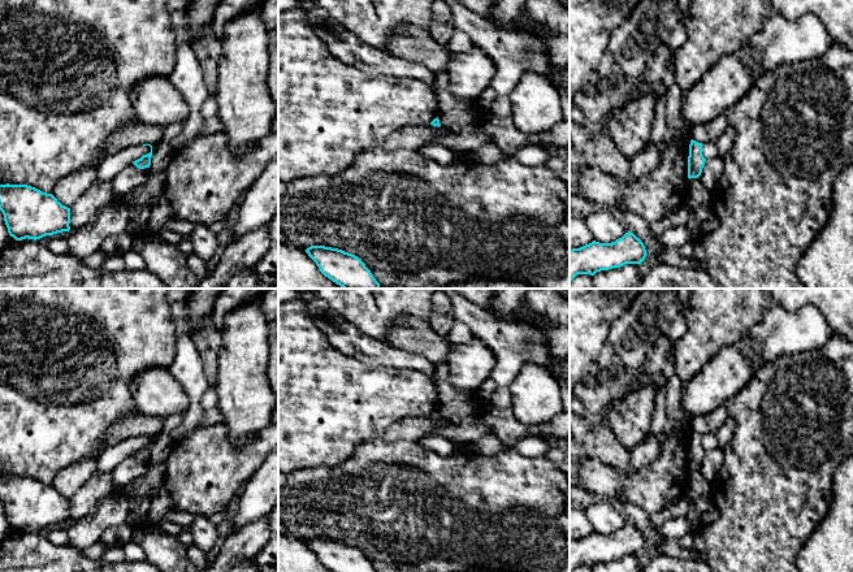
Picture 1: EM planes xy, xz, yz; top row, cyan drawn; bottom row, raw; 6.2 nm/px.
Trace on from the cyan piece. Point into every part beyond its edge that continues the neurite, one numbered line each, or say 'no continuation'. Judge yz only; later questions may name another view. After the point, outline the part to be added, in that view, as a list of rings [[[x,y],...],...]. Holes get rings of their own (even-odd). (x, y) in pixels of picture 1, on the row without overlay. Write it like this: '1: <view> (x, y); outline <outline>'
no continuation

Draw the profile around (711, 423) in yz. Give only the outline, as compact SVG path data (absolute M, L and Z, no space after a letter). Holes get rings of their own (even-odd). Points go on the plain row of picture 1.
M724 406L718 407L707 415L697 416L692 420L692 430L698 434L715 434L728 419Z

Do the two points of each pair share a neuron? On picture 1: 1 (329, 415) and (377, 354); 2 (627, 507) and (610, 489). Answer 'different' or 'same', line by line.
1: different
2: different

